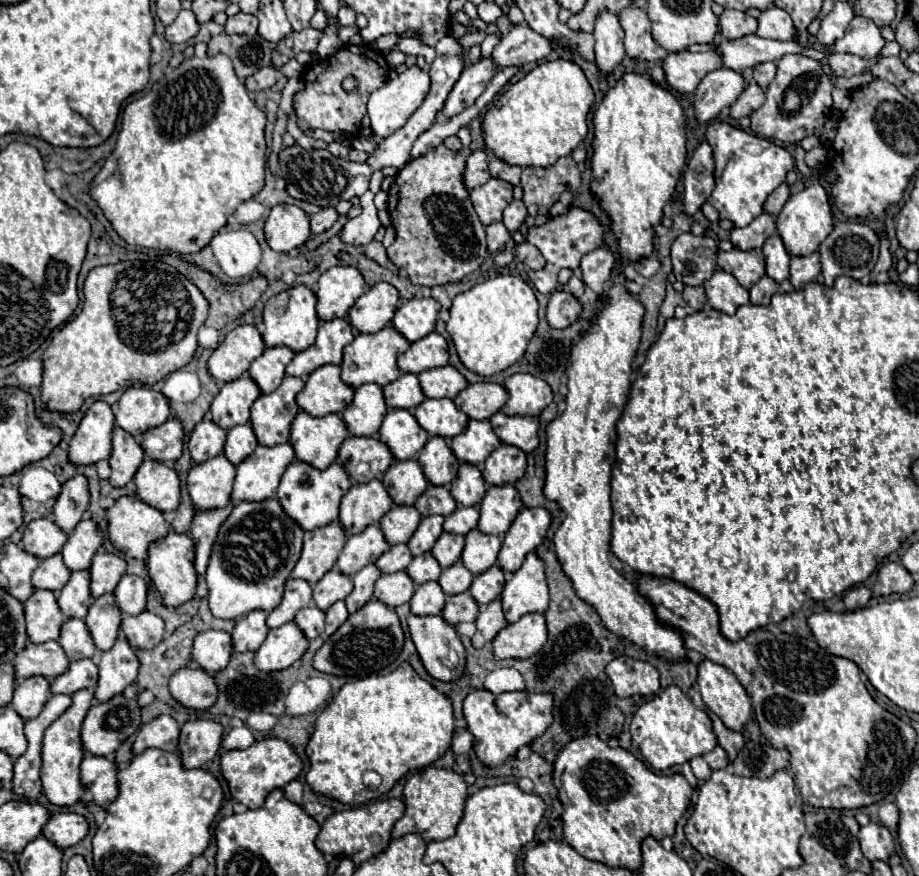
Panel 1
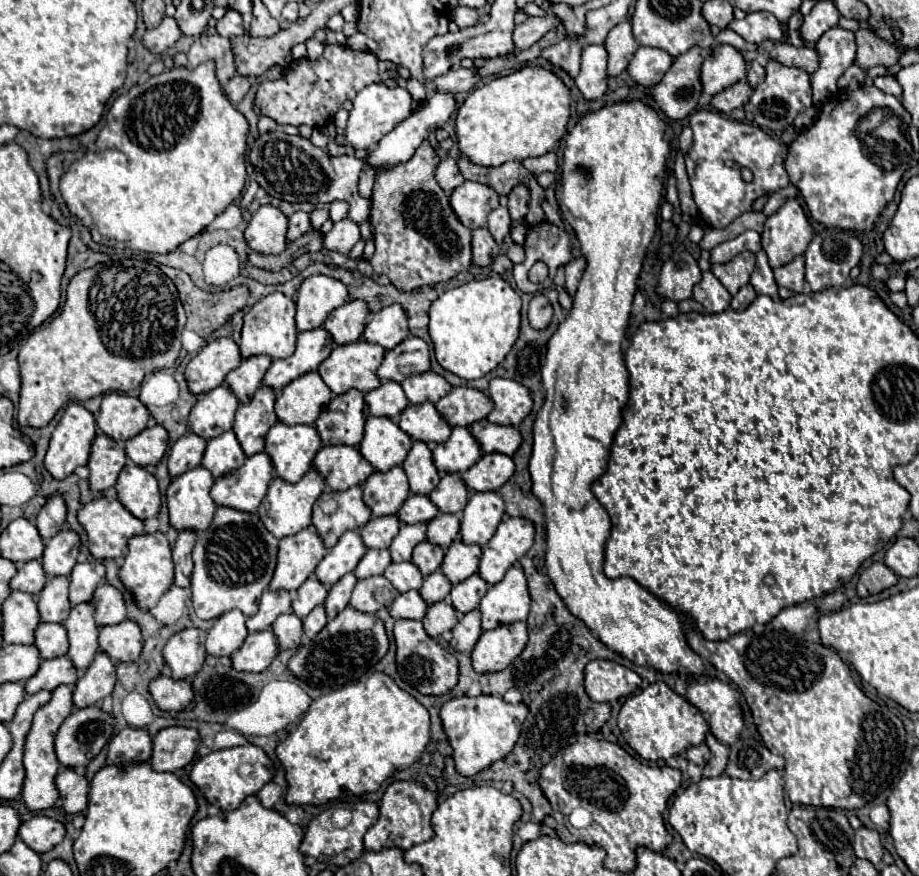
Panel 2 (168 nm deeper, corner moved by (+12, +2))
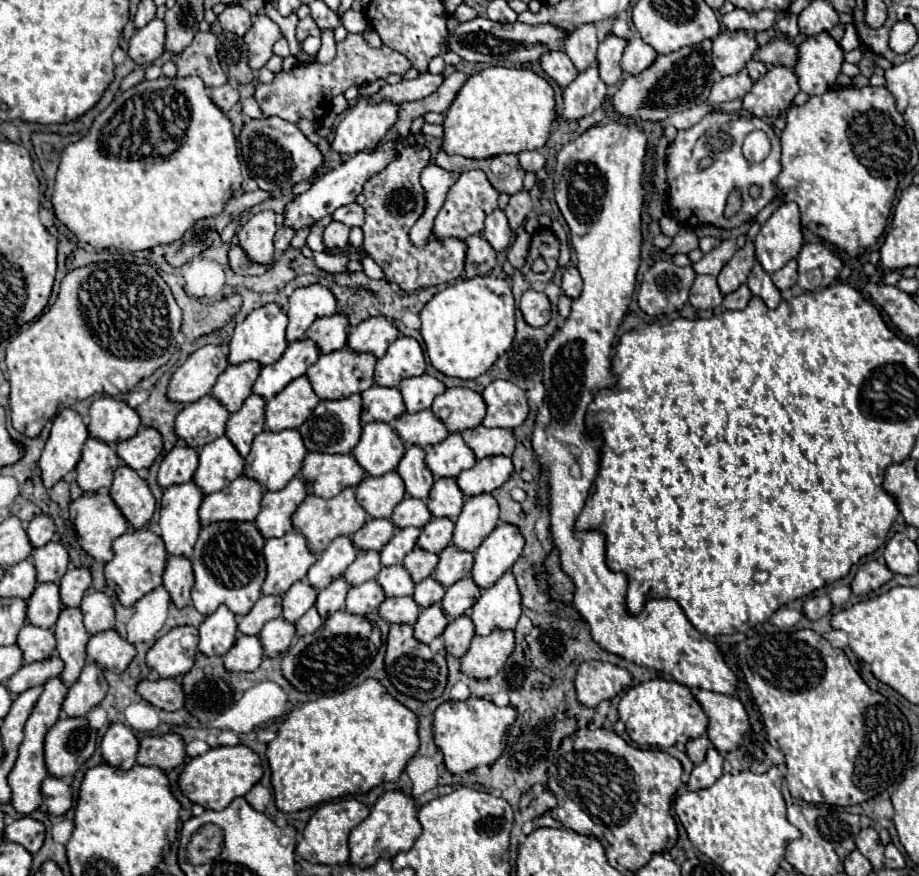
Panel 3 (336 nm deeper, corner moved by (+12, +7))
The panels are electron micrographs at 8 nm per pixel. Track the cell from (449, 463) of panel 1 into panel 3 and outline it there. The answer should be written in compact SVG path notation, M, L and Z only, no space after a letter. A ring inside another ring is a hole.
M408 445L404 459L400 461L400 465L396 469L406 485L406 493L416 497L416 499L422 499L422 501L428 499L428 493L434 485L434 475L426 467L424 457L426 457L426 453L422 447Z

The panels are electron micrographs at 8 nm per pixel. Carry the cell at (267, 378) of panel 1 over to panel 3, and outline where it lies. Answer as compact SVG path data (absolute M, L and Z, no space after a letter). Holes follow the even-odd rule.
M246 361L240 365L228 365L224 373L218 377L212 395L224 403L224 407L234 413L242 407L242 403L252 395L254 381L260 373L262 365L256 361Z

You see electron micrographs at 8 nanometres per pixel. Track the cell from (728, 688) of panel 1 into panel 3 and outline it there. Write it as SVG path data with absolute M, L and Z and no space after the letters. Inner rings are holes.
M698 689L694 697L704 707L704 713L710 719L708 739L722 755L726 755L728 751L732 751L732 747L736 747L736 743L748 729L748 715L744 705L734 695L722 695L704 689Z

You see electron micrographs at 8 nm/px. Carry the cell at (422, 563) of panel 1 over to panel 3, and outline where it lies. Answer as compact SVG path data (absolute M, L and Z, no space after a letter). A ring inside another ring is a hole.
M404 565L382 567L382 571L376 575L376 581L384 589L386 597L402 597L414 593L414 581Z

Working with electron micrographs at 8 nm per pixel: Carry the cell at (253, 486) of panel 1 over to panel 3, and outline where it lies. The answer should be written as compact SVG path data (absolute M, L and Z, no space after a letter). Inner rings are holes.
M240 475L230 485L226 485L218 493L210 493L204 497L204 507L200 507L200 521L254 521L260 511L262 501L262 485L256 479Z

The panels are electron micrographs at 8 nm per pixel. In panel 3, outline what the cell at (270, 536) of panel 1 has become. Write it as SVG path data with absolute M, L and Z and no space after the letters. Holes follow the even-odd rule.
M218 521L200 529L196 551L192 555L196 577L192 603L198 613L212 615L224 603L230 611L244 617L254 607L266 579L264 543L264 535L252 521Z

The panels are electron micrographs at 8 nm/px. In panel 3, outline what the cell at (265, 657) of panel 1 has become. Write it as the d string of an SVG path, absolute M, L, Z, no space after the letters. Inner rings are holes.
M240 635L222 659L228 671L256 671L264 659L264 647L260 637Z

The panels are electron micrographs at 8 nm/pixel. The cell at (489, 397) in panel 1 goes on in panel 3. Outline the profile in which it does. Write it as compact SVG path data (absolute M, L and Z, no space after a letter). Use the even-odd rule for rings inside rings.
M452 387L434 399L432 411L452 433L480 425L486 415L486 403L480 393L468 387Z

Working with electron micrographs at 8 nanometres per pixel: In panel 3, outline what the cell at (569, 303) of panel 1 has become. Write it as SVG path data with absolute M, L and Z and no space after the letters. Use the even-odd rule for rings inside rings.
M528 289L520 299L520 311L522 311L526 323L532 327L544 327L550 321L548 305L550 305L548 297L534 289Z

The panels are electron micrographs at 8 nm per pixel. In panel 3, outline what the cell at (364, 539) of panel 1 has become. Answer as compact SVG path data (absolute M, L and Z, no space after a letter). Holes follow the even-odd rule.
M336 537L332 545L318 557L318 561L308 571L308 581L314 589L328 587L334 579L338 579L348 565L356 559L356 547L350 537Z

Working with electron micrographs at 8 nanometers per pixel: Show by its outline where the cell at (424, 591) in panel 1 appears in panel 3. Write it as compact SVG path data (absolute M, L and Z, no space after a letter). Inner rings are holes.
M388 597L380 605L380 615L388 623L414 625L418 615L420 615L420 607L416 605L416 601L412 597Z

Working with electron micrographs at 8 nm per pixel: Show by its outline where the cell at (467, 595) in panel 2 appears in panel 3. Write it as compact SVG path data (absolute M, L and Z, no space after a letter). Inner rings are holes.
M464 577L460 581L456 581L454 585L450 585L446 589L446 595L442 599L442 609L448 617L460 617L466 615L468 609L472 609L474 601L482 595L480 587L474 583L472 577Z

